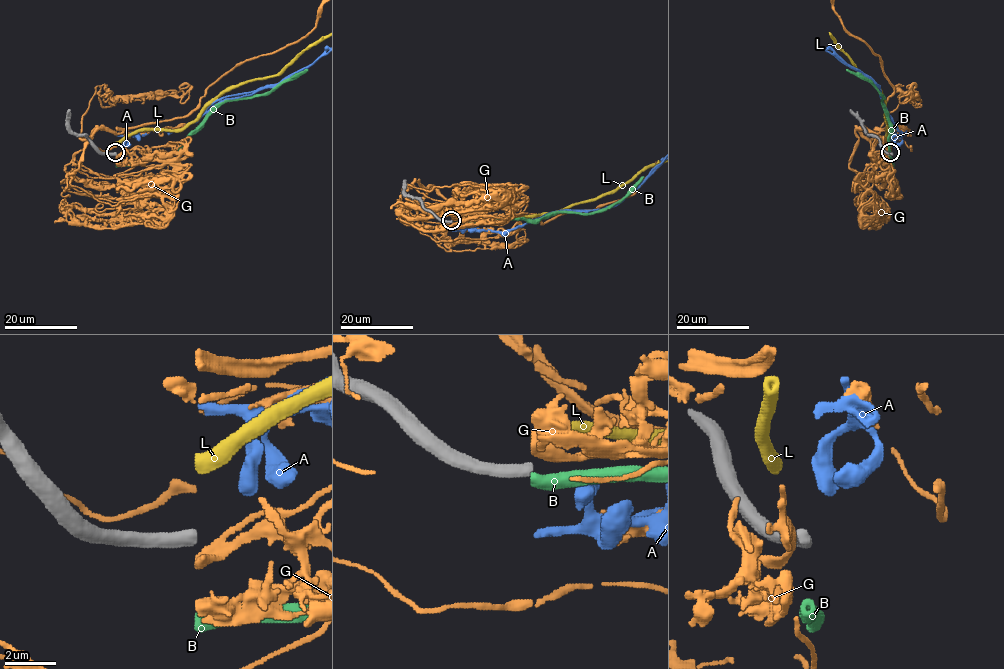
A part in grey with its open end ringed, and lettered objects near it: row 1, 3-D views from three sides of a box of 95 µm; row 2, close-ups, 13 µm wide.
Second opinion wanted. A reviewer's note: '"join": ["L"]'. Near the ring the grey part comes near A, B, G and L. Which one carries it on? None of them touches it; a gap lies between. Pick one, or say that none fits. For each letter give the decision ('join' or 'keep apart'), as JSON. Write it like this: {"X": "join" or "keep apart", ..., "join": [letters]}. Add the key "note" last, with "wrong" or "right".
{"A": "keep apart", "B": "keep apart", "G": "keep apart", "L": "join", "join": ["L"], "note": "right"}

